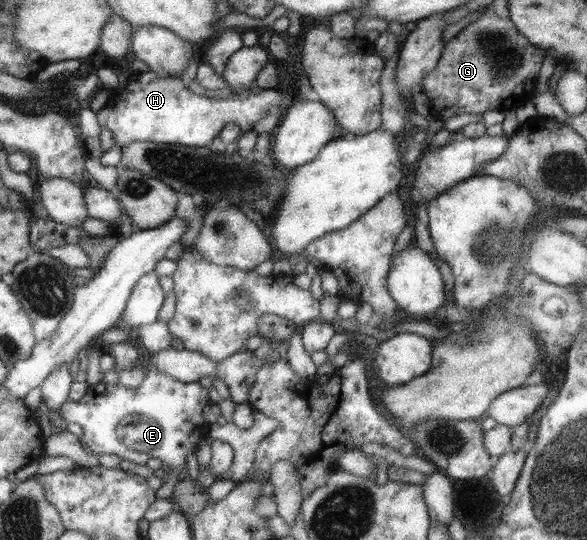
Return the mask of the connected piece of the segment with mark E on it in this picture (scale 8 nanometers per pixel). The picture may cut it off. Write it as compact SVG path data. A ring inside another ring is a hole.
M149 368L145 371L144 379L138 389L128 389L117 385L87 384L86 392L77 400L66 399L59 408L60 416L66 423L74 422L81 427L82 435L77 439L88 453L102 456L102 454L116 454L120 459L129 460L144 465L149 458L159 458L168 472L163 484L155 491L155 498L168 499L173 493L173 486L177 479L175 472L185 467L189 453L196 452L198 441L207 435L208 424L203 417L203 408L210 401L207 389L202 388L199 382L183 384L182 382L162 374L159 370Z

